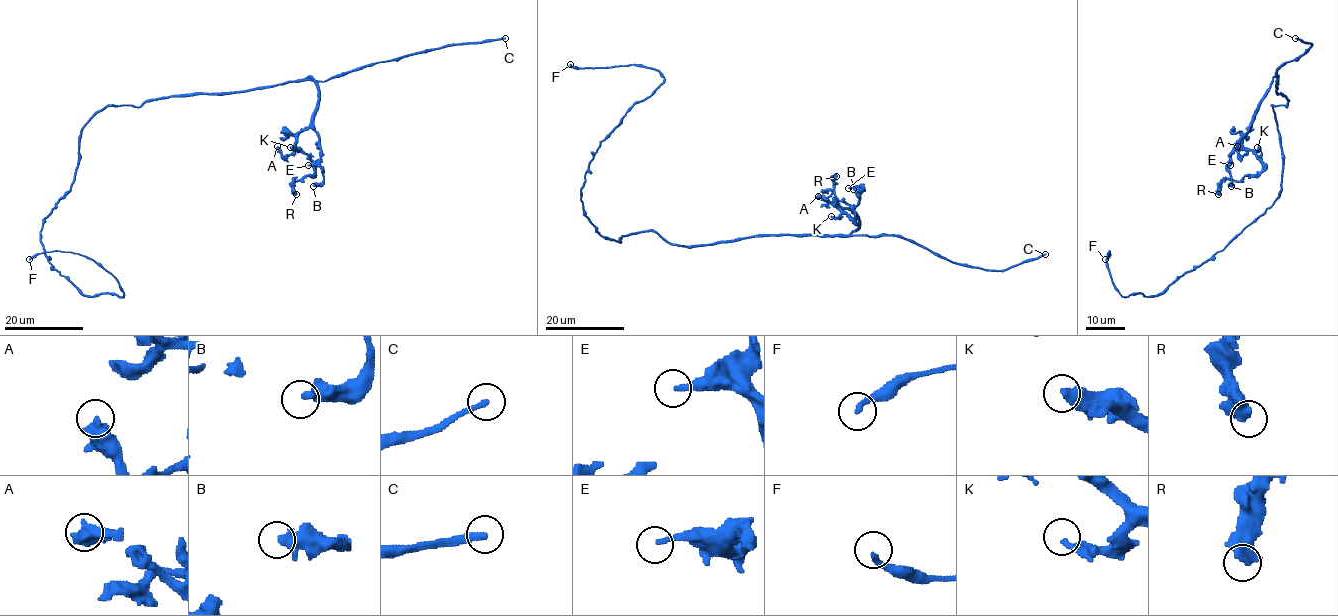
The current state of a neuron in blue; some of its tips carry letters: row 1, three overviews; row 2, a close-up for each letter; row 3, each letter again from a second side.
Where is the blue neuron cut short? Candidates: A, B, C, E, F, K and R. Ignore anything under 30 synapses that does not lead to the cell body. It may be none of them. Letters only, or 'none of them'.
C

